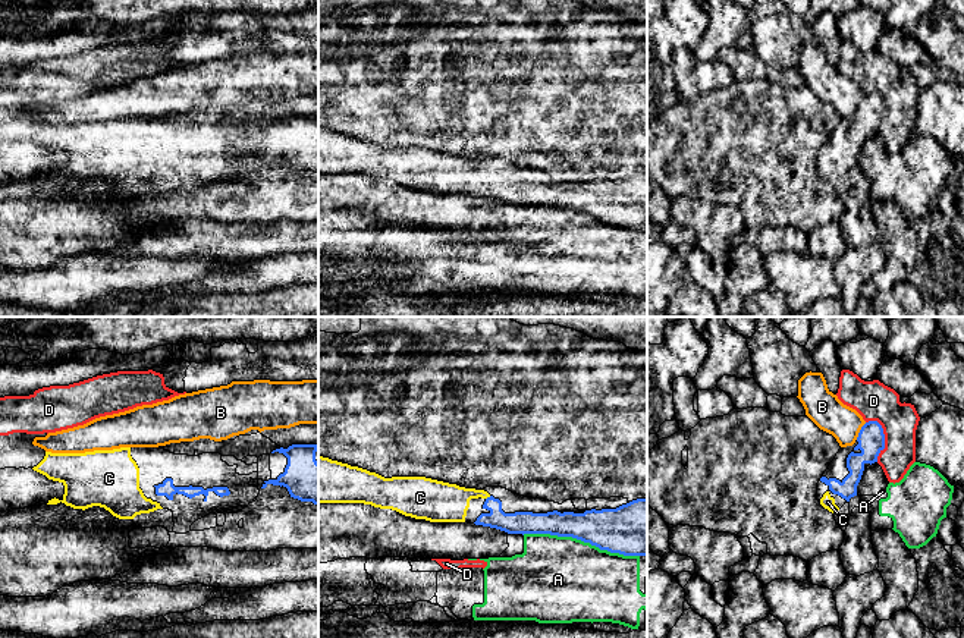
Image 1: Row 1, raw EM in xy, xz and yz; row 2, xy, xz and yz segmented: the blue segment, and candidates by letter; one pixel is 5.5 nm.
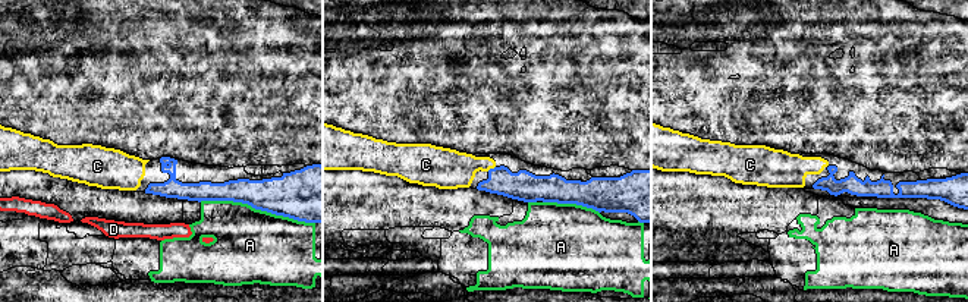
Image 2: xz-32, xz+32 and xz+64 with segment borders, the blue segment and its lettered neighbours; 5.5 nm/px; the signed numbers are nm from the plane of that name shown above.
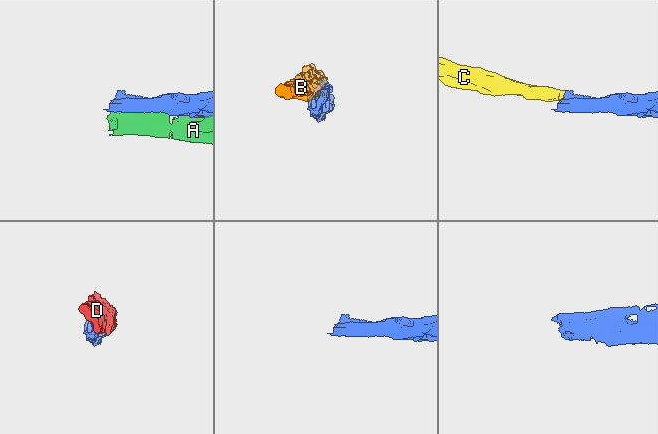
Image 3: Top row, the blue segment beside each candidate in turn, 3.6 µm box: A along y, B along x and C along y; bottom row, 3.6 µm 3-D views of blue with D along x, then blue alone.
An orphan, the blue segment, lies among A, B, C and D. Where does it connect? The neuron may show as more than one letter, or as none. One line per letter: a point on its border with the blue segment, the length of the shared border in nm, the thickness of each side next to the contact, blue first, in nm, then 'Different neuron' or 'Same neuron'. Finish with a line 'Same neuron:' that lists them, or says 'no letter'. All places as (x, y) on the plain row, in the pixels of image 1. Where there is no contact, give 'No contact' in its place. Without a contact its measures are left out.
A: Touches blue at xz (581, 211). Shared border 650 nm. Thickness 260 nm (blue) against 480 nm. Different neuron
B: Touches blue at yz (860, 103). Shared border 110 nm. Thickness 150 nm (blue) against 190 nm. Different neuron
C: Touches blue at xz (487, 169). Shared border 40 nm. Thickness 130 nm (blue) against 220 nm. Same neuron
D: Touches blue at yz (884, 109). Shared border 240 nm. Thickness 150 nm (blue) against 220 nm. Different neuron
Same neuron: C

